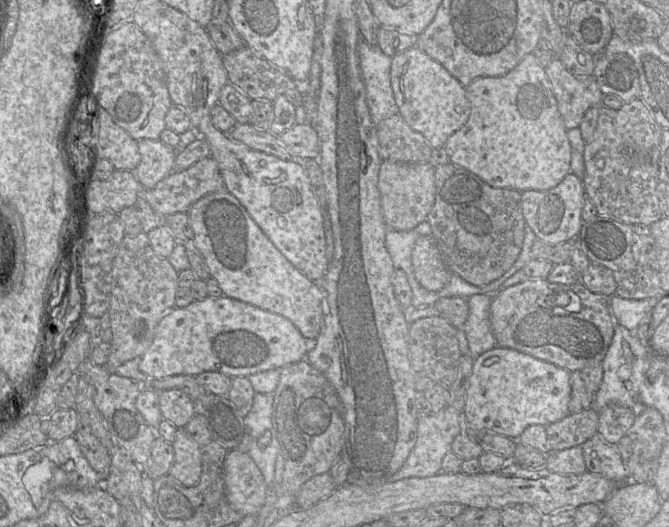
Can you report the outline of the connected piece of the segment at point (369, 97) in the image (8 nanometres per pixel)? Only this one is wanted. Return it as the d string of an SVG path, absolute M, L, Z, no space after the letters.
M360 38L357 45L361 75L366 90L366 100L374 124L399 113L390 78L392 57Z

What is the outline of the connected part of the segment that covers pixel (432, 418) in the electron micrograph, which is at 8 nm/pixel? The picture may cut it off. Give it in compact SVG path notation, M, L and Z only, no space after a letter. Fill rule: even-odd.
M448 405L435 414L419 414L416 443L402 467L389 476L386 482L410 477L424 478L440 473L444 456L451 451L452 442L462 431L465 431L464 412L459 412Z

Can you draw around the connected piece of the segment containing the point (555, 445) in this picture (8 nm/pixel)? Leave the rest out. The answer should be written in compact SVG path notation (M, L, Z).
M593 407L570 413L563 419L546 426L548 444L552 451L582 446L597 433L599 412Z

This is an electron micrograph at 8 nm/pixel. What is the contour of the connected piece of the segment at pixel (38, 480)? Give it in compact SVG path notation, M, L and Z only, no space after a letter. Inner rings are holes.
M43 458L30 466L23 476L23 485L36 508L41 505L45 495L49 492L49 484L56 469L71 472L74 470L74 462L69 460L58 468L48 458Z

